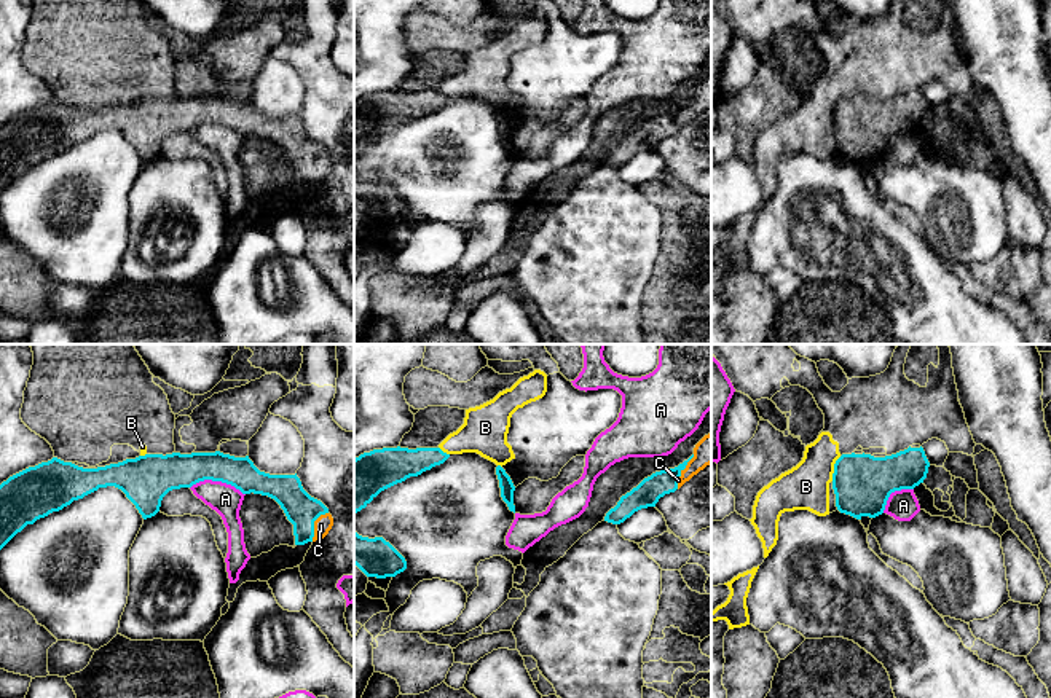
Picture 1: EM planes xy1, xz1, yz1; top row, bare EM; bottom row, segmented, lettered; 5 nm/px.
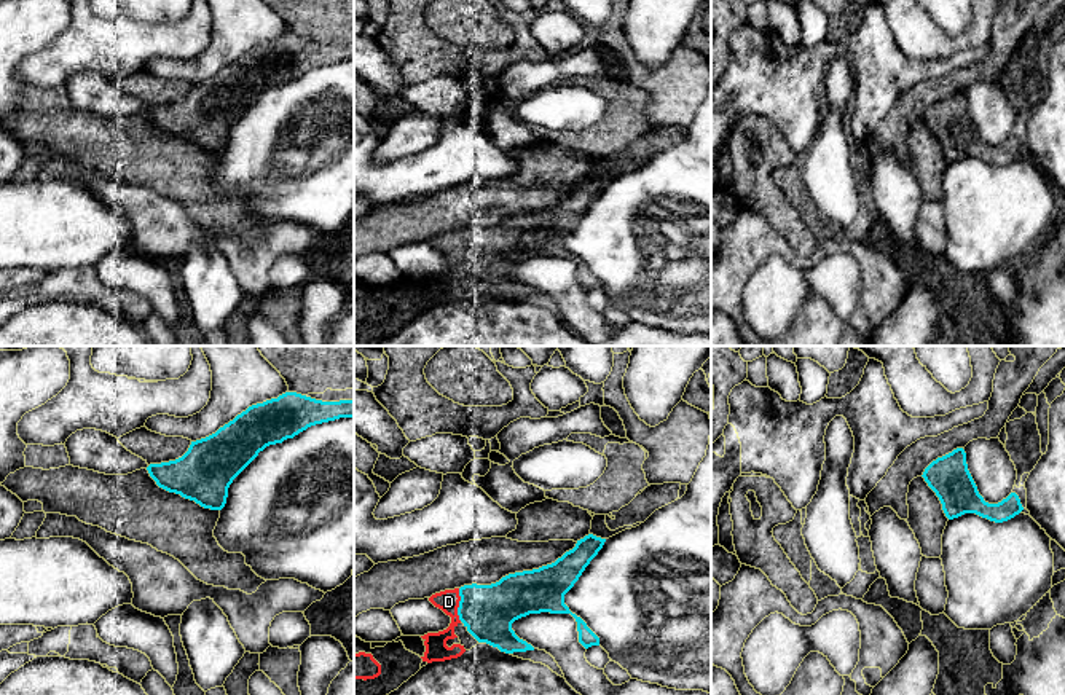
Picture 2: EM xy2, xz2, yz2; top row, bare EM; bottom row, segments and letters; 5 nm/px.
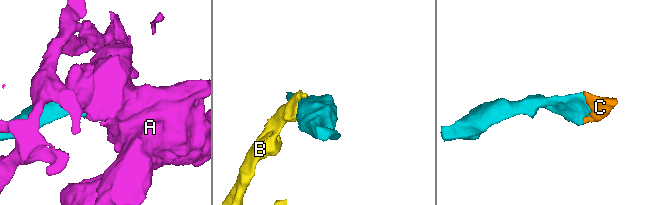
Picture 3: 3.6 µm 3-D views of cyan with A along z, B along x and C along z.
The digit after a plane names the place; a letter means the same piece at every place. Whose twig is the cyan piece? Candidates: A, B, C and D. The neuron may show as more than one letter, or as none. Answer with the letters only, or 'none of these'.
C, D

